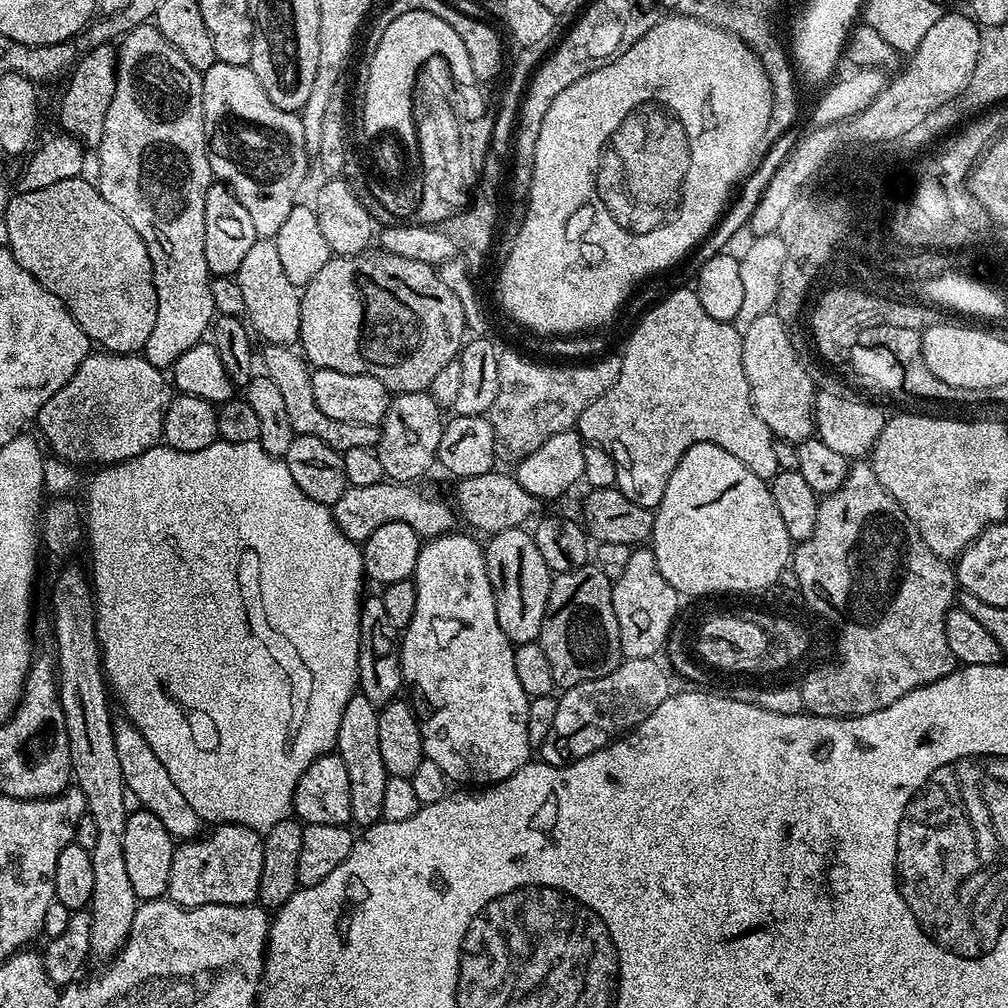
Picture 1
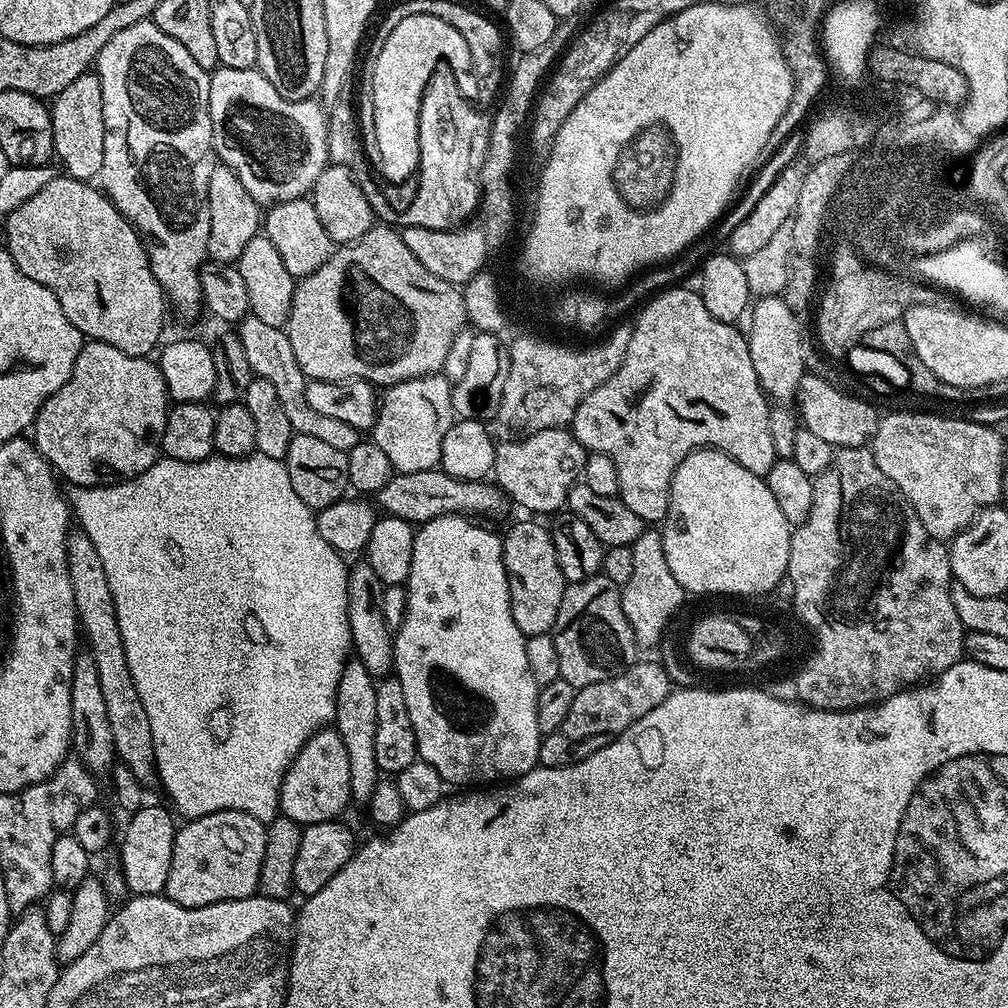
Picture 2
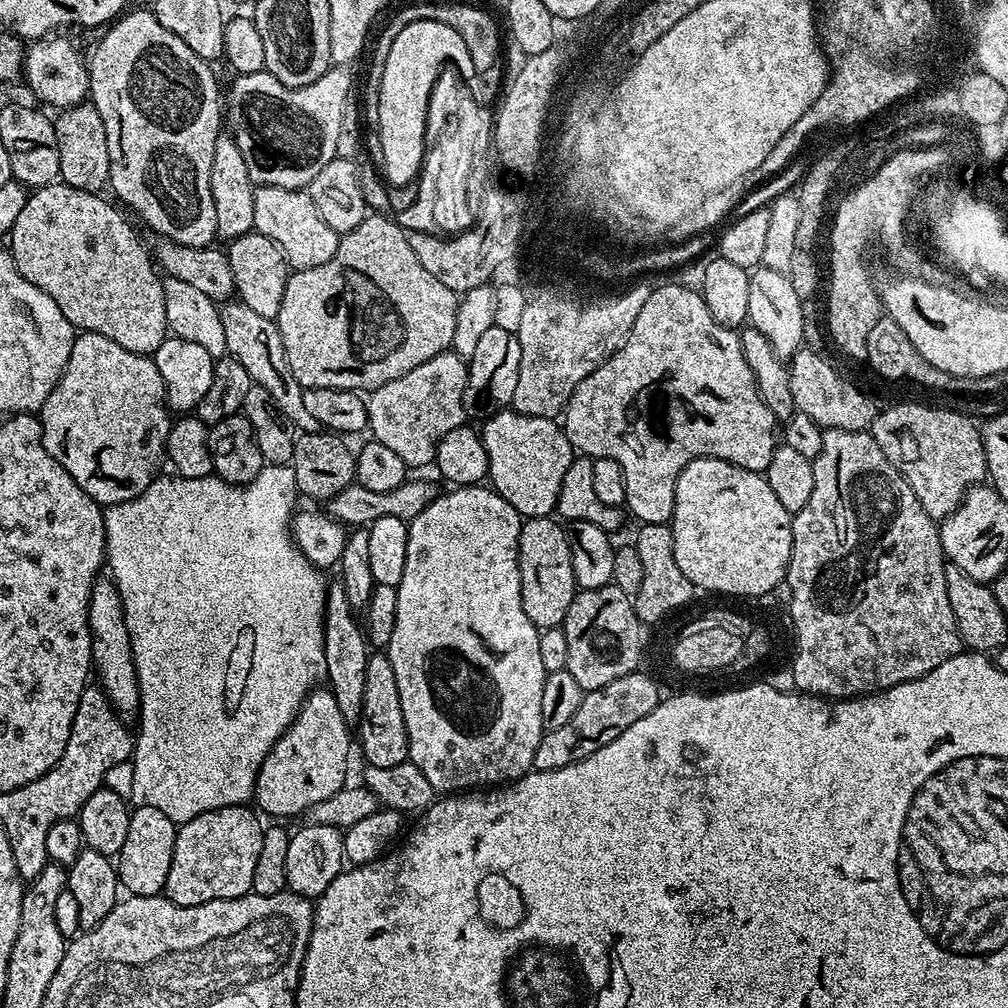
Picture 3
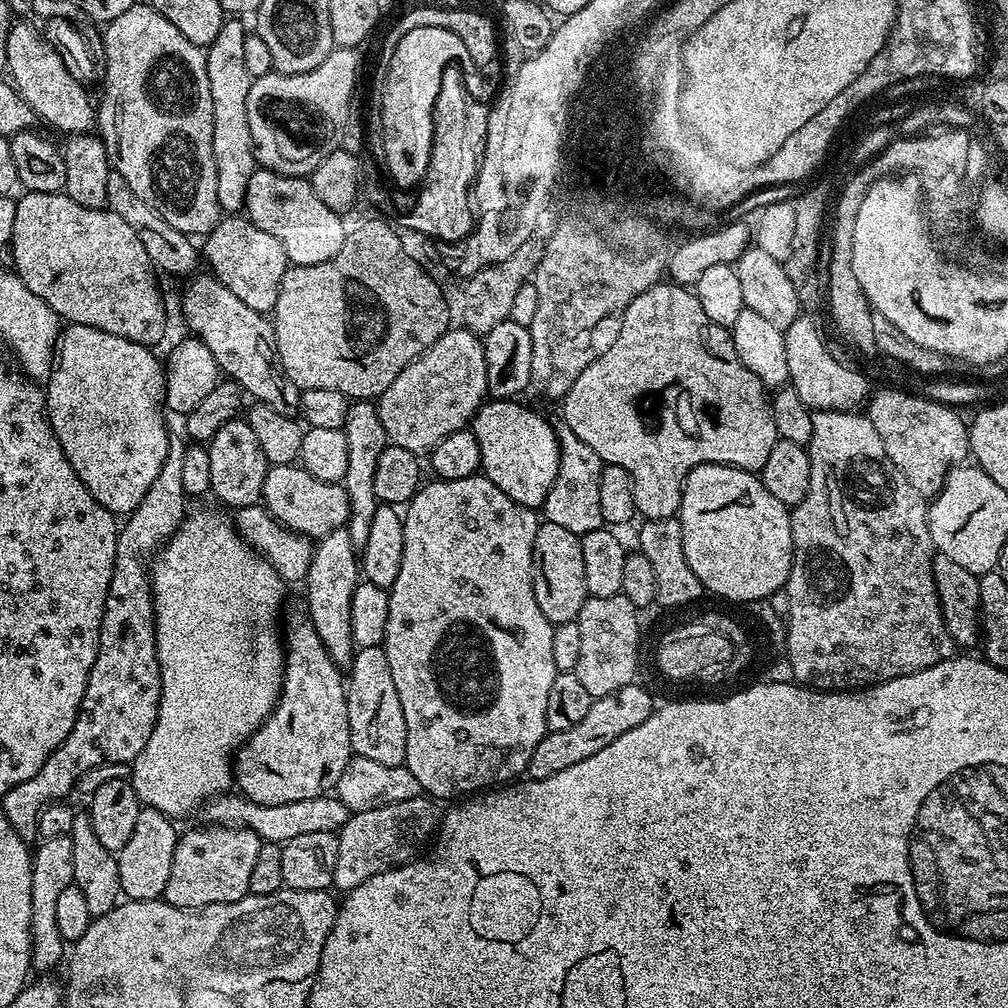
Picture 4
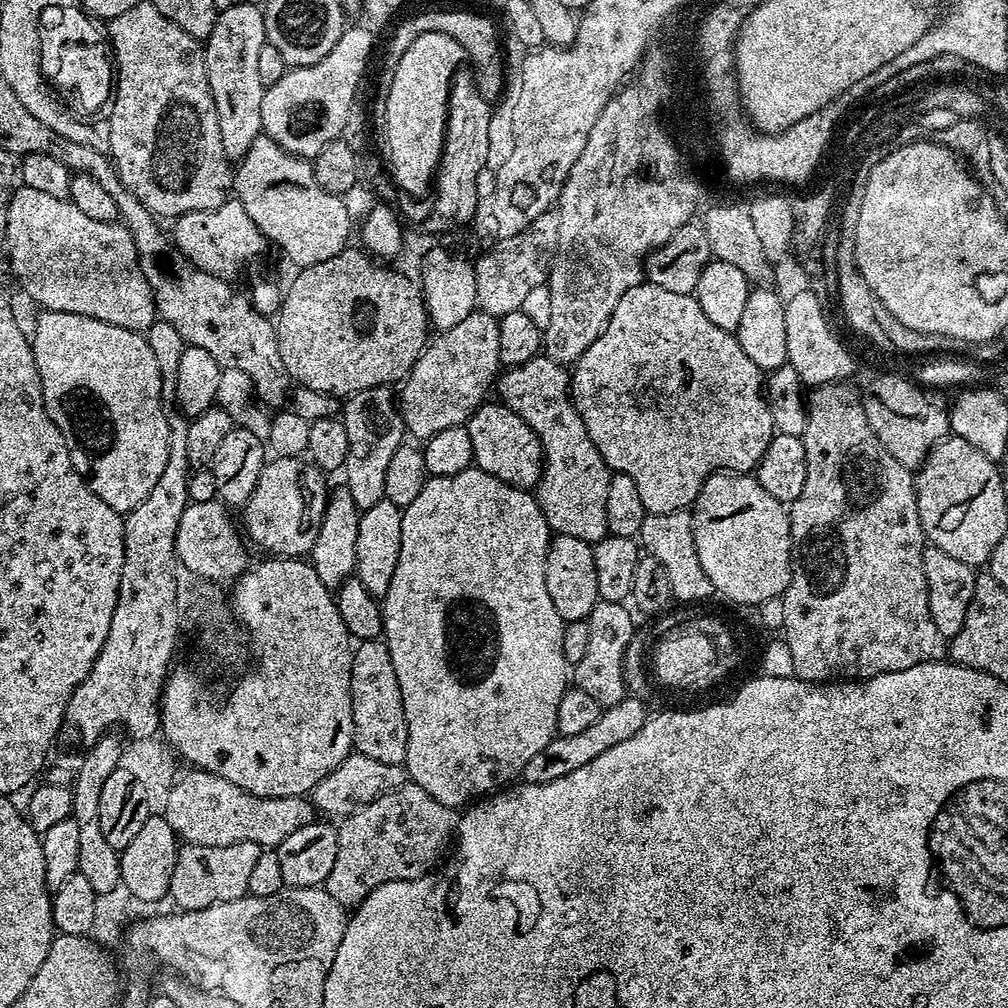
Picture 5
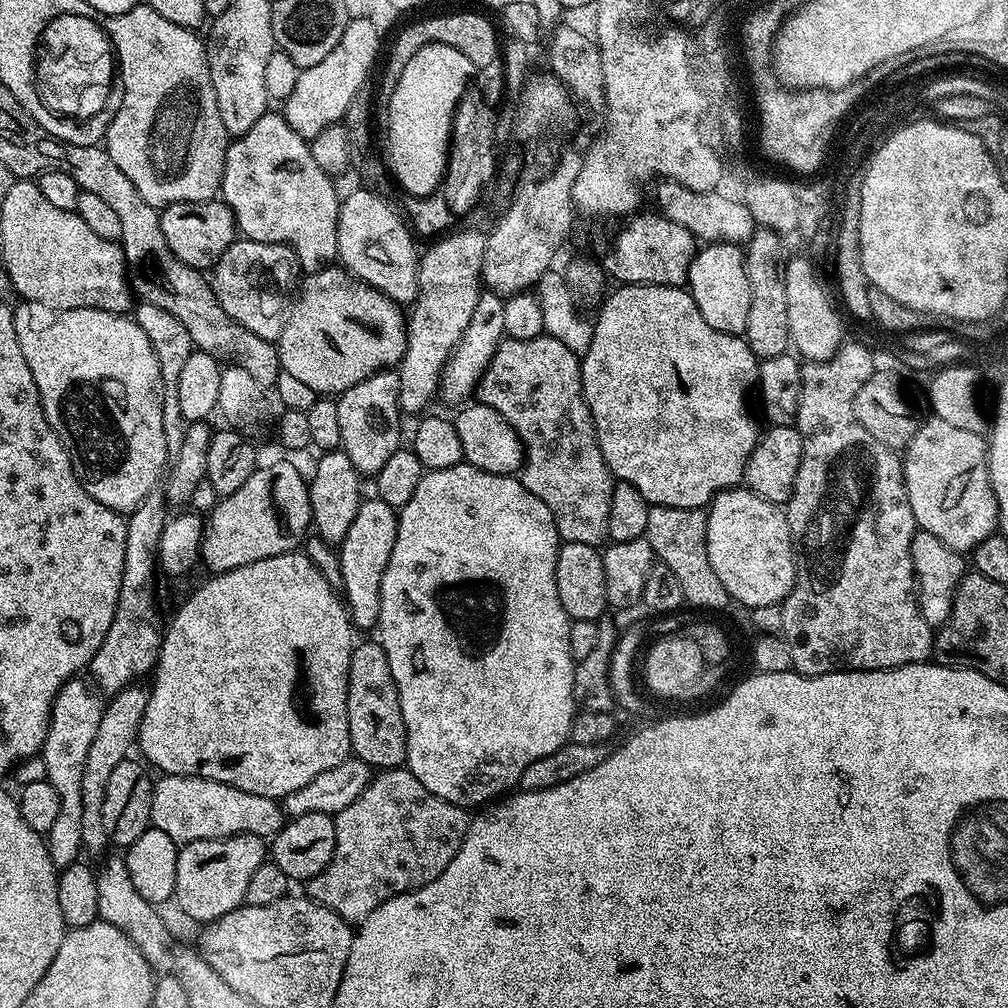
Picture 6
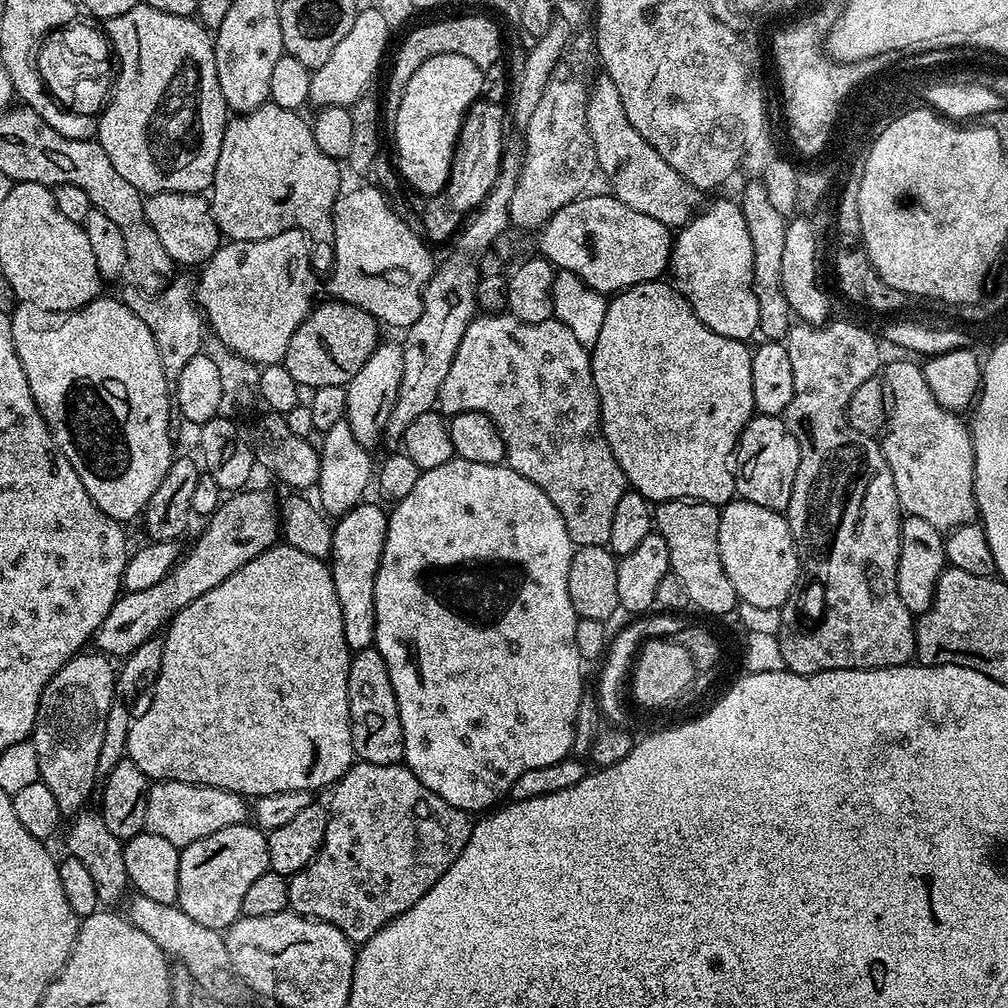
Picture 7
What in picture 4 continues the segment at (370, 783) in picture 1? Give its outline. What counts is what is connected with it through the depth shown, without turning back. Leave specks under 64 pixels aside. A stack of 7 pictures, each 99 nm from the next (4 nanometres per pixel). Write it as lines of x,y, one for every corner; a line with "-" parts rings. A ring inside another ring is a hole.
347,527
326,534
312,549
312,561
306,577
308,584
307,617
318,630
322,644
326,646
330,658
341,669
347,669
352,663
354,645
350,630
350,601
354,598
354,590
360,585
362,569
358,559
358,550
354,542
350,542

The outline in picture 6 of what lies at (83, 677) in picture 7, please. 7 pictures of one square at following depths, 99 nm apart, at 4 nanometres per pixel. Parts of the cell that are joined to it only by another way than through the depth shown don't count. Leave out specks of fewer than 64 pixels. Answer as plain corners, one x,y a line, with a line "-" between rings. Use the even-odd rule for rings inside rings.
84,678
70,679
58,690
52,703
48,733
42,749
46,778
58,793
58,818
46,833
48,853
52,865
58,870
77,863
82,856
82,770
86,753
90,751
90,742
94,742
98,722
102,722
104,713
97,689
87,679
80,679

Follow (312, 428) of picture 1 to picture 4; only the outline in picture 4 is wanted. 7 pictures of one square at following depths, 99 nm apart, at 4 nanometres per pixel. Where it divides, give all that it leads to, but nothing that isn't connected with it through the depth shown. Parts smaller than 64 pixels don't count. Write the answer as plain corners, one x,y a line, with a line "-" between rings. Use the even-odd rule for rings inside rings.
193,275
187,281
189,284
185,286
184,293
180,296
180,312
184,315
189,330
192,331
189,333
206,345
210,354
214,354
214,362
218,362
221,373
227,379
233,380
253,401
278,410
278,414
293,415
299,409
302,390
294,382
290,382
290,378
282,370
282,362
276,349
276,332
272,328
271,319
265,313
250,310
246,302
241,302
232,291
226,290
226,286
218,283
215,276
198,275

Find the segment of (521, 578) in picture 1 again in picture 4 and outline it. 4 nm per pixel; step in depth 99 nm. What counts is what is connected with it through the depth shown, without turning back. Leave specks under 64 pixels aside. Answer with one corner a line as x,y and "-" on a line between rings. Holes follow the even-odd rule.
549,520
541,522
534,534
532,581
538,610
546,614
551,624
555,626
575,620
589,597
586,590
586,569
582,567
580,537
570,534
570,530
565,530
563,526
554,526
554,522

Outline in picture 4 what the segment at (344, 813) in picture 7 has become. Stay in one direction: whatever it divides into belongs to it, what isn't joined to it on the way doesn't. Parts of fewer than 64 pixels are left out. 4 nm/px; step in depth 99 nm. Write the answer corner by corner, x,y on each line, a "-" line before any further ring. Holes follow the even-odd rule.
421,794
406,802
394,802
390,806
351,813
336,837
338,862
334,865
332,879
335,891
346,894
354,890
354,886
362,886
366,878
374,878
374,874
382,874
391,868
402,868
417,859
421,855
420,847
427,840
429,843
438,831
442,812
436,809
436,804
435,799

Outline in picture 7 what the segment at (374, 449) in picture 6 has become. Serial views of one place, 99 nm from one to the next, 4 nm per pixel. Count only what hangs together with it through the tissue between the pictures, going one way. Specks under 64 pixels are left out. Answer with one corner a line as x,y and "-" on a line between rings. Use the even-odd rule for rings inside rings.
399,343
377,344
374,354
362,362
362,370
354,374
352,381
346,385
346,410
344,415
350,430
362,442
362,446
375,449
375,444
385,439
385,424
394,410
398,398
399,384
402,382
403,350

